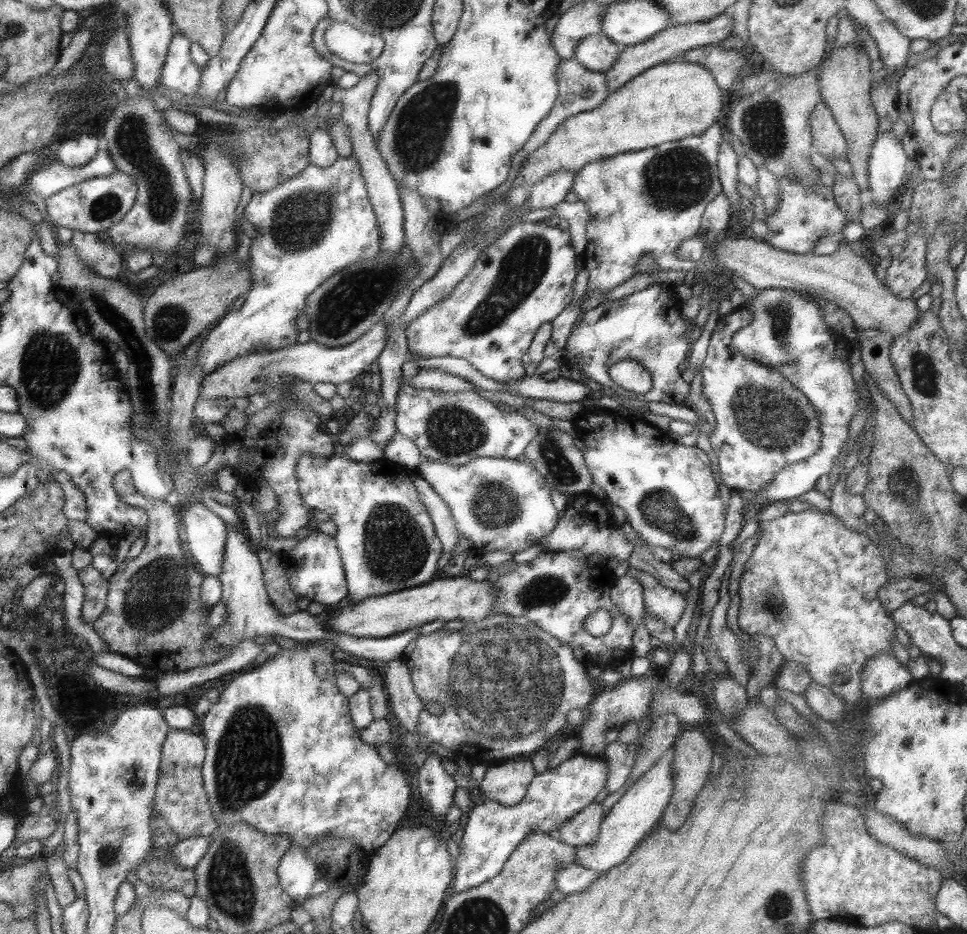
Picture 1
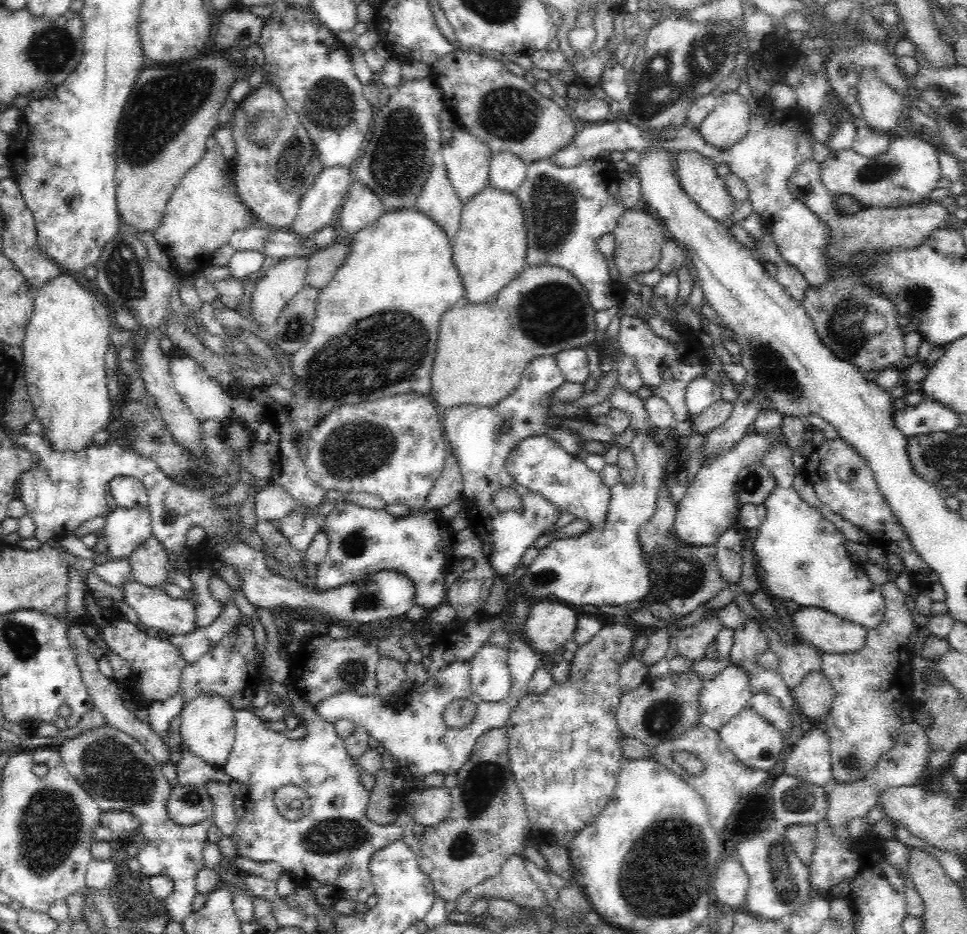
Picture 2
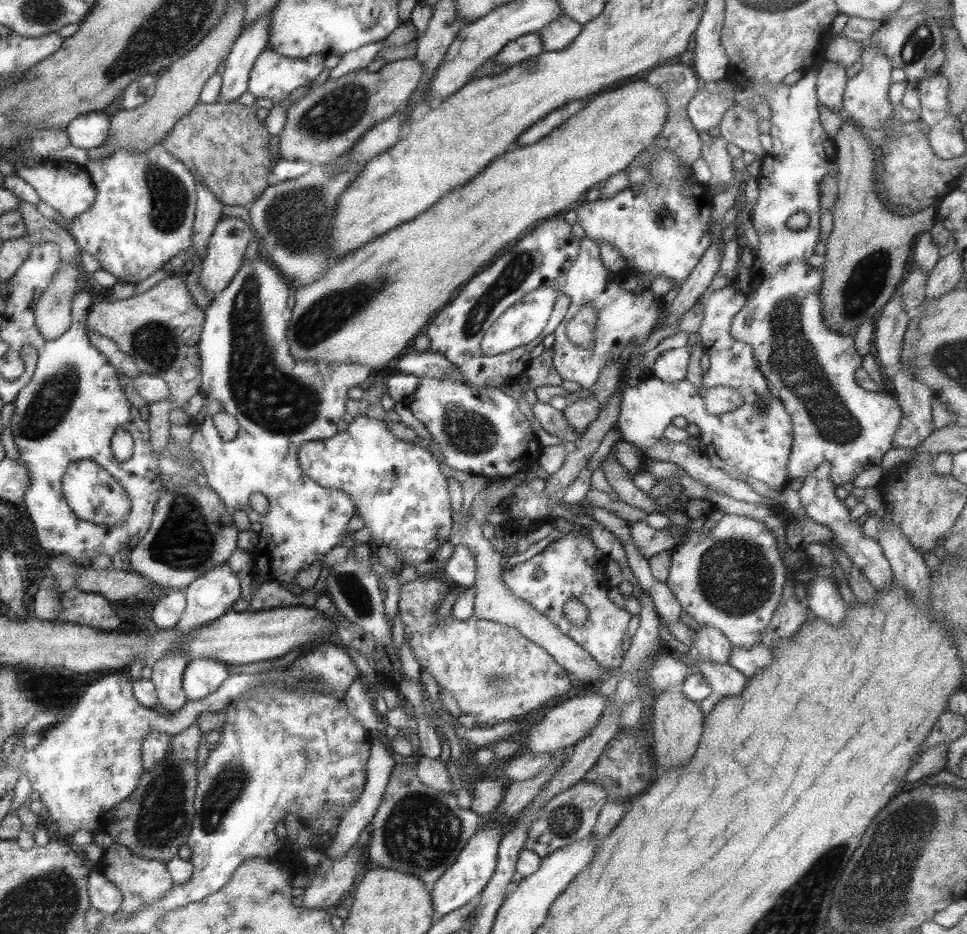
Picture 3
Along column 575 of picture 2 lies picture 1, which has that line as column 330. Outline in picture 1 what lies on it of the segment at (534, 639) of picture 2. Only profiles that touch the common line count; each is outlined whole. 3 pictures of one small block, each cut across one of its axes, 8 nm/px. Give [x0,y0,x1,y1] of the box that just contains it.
[317,578,495,640]

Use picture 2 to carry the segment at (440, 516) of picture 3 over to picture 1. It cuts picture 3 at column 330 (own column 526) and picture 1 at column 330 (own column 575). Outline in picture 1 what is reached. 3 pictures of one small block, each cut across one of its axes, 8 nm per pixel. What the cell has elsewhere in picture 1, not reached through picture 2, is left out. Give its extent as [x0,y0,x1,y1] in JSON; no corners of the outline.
[295,448,443,604]

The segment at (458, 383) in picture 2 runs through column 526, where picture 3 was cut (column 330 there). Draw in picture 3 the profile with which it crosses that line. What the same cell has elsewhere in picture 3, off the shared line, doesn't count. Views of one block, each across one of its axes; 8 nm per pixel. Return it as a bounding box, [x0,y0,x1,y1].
[285,80,667,370]

